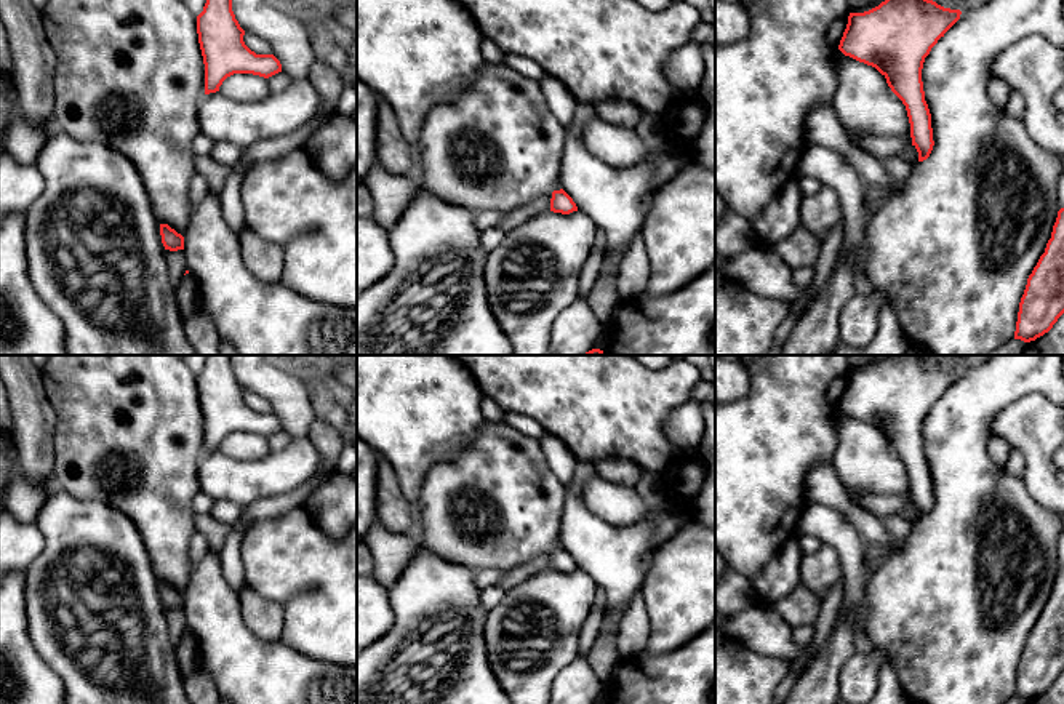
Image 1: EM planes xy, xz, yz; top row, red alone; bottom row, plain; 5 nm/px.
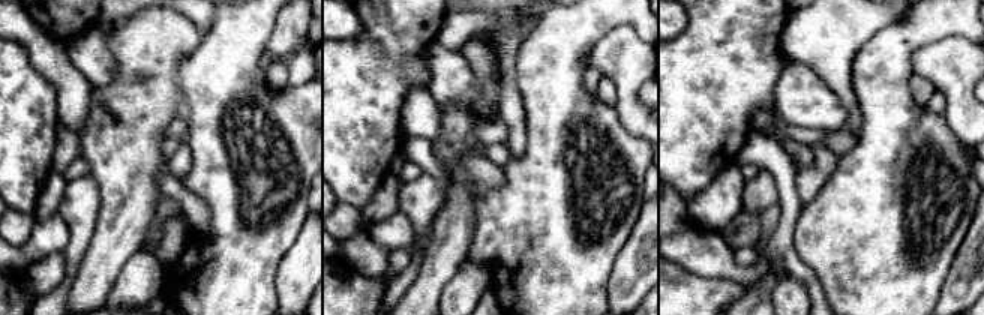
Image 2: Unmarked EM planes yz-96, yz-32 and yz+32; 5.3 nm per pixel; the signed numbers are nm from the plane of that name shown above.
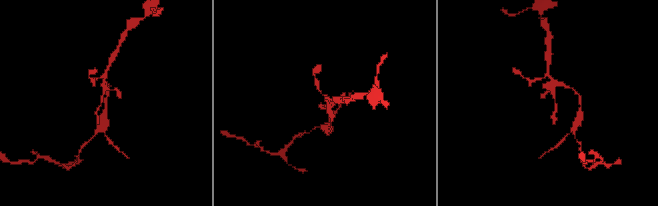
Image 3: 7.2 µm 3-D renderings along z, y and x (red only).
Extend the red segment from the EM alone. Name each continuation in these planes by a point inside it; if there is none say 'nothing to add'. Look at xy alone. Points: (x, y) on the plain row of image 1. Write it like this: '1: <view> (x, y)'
nothing to add

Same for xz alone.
nothing to add

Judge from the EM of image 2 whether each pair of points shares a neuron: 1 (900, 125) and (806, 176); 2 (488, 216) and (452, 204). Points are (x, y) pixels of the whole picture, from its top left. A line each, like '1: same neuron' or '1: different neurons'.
1: different neurons
2: different neurons

